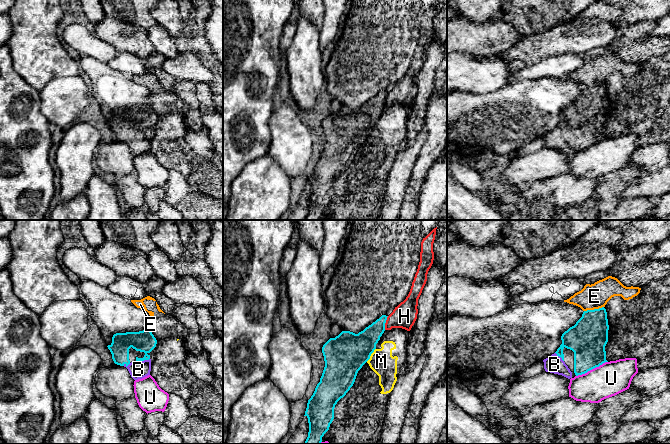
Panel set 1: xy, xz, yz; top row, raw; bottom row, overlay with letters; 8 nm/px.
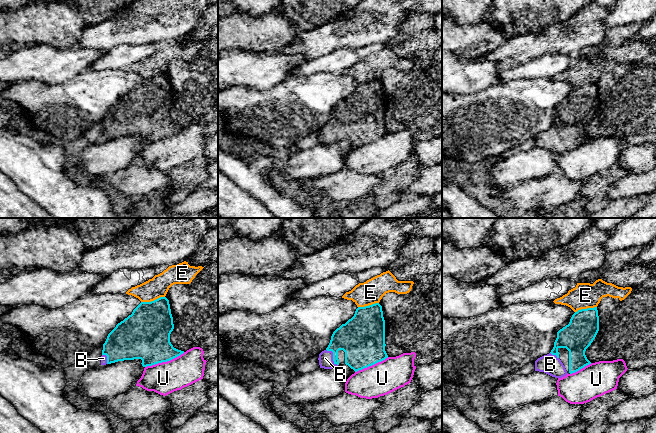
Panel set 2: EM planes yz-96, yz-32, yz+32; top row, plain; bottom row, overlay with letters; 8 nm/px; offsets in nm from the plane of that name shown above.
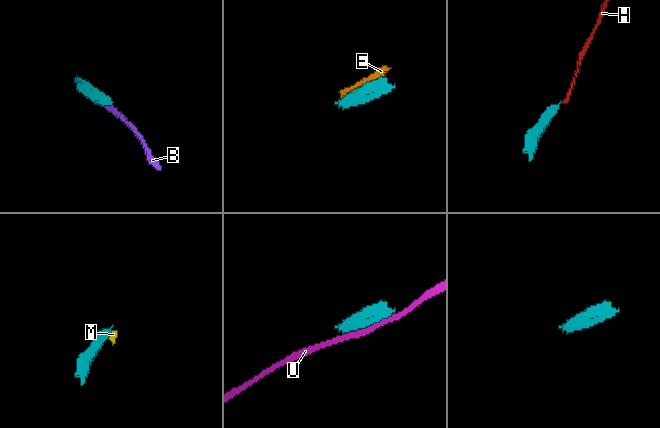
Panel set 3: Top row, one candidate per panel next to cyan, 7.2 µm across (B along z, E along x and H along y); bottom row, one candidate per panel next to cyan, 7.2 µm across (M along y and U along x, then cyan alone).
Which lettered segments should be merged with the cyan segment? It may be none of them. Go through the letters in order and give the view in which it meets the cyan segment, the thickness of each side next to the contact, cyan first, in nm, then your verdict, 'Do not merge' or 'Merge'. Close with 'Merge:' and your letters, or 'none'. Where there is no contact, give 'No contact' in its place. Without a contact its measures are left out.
B: Touches cyan in xy. Thickness 180 nm (cyan) against 140 nm. Merge
E: Touches cyan in yz. Thickness 300 nm (cyan) against 200 nm. Do not merge
H: Touches cyan in xz. Thickness 200 nm (cyan) against 190 nm. Do not merge
M: Touches cyan in xz. Thickness 320 nm (cyan) against 200 nm. Do not merge
U: Touches cyan in yz. Thickness 300 nm (cyan) against 280 nm. Do not merge
Merge: B

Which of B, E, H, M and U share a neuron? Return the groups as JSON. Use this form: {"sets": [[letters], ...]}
{"sets": [["B"], ["E", "H"], ["M"], ["U"]]}

